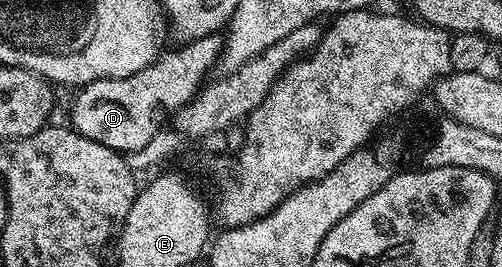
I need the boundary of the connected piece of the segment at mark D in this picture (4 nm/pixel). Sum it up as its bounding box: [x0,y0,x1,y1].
[68,33,223,155]

